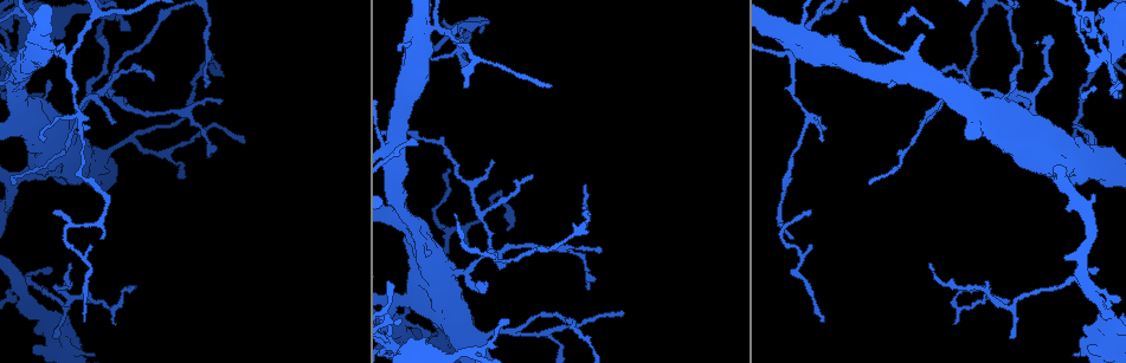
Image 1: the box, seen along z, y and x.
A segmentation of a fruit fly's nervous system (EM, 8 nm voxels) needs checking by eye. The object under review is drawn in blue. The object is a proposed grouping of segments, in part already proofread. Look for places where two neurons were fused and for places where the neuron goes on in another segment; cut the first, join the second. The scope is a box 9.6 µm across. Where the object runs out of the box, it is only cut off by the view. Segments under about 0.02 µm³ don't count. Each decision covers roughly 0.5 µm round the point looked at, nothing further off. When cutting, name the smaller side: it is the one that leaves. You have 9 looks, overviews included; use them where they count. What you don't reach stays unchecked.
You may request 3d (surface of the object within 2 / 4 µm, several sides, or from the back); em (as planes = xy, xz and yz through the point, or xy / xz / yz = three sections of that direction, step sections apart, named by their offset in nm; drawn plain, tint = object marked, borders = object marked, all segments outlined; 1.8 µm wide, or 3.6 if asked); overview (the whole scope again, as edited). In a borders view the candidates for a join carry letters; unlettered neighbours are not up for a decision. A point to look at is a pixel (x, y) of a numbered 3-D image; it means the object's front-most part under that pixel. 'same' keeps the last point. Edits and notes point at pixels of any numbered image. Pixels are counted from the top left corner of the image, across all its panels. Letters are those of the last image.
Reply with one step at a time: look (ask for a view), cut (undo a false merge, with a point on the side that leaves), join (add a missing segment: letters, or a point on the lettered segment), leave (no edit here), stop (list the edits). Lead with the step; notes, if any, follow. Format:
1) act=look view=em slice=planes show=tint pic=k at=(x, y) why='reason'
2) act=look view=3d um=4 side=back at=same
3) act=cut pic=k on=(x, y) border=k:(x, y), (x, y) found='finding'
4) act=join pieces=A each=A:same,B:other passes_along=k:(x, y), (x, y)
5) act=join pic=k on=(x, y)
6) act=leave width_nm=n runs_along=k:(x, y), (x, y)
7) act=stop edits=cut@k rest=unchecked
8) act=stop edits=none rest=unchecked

act=look view=em slice=planes show=borders pic=1 at=(442, 23)

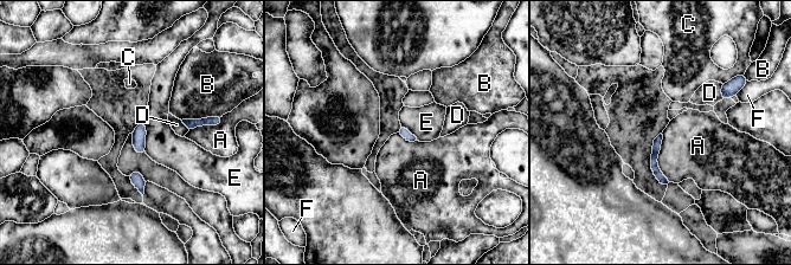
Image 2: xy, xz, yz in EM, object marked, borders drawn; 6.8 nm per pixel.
act=leave each=A:other,B:other,C:other,D:other,E:other,F:other runs_along=2:(660, 137), (654, 167), (664, 181) found='one neuron here'

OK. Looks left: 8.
act=look view=3d um=4 pic=1 at=(446, 29) why='branch point'

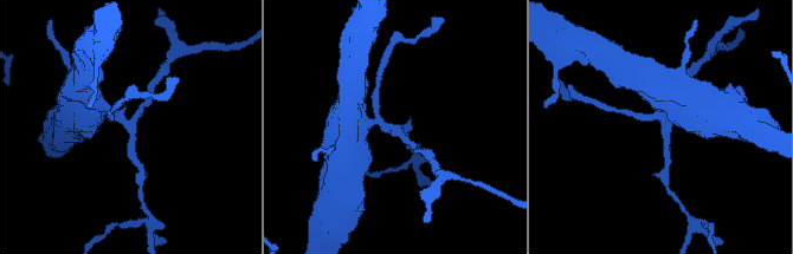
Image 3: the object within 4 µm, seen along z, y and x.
act=look view=em slice=planes show=tint pic=3 at=(663, 121)

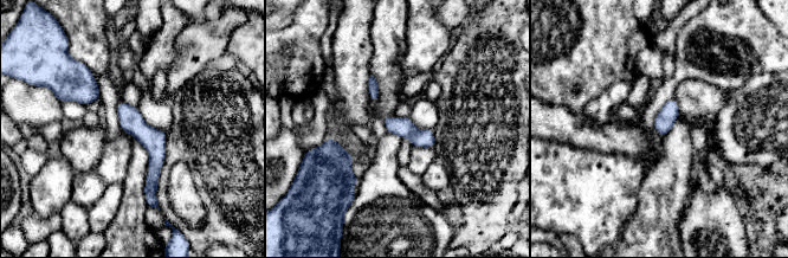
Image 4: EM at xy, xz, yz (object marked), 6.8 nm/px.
act=look view=em slice=planes show=borders at=same why='what lies round it'

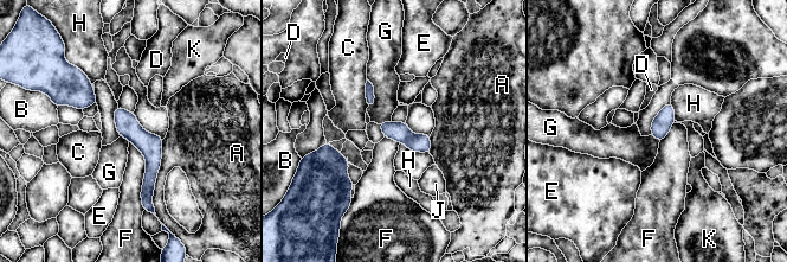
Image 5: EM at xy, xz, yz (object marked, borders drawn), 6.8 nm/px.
act=leave each=A:other,B:other,C:other,D:other,E:other,F:other,G:other,H:other,J:other,K:other arms=4 found='continuous, no second neuron'

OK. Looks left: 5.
act=look view=em slice=planes show=borders pic=1 at=(1016, 89) why='arms part here'

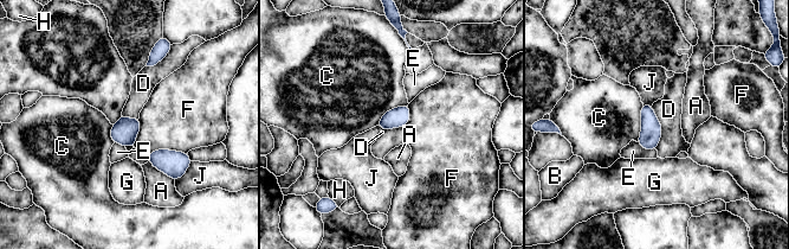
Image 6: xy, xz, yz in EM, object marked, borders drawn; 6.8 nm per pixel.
act=leave width_nm=140 longest_contact=D:300nm each=A:other,B:other,C:other,D:other,E:other,F:other,G:other,H:other,J:other found='one neuron here'

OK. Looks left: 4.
act=look view=em um=3.6 slice=planes show=plain pic=1 at=(47, 142) why='calibre changes'

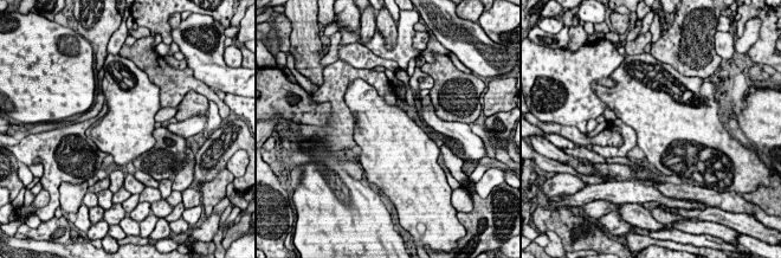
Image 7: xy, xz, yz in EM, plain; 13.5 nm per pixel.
act=look view=em um=3.6 slice=planes show=tint at=same why='where the object lies'

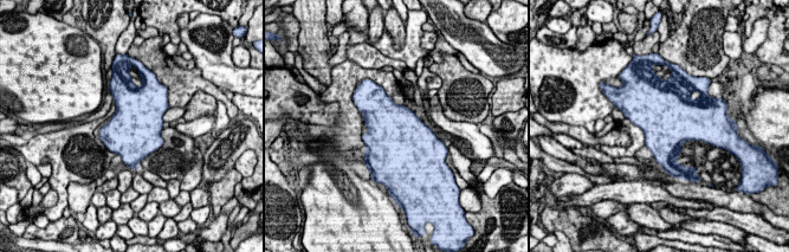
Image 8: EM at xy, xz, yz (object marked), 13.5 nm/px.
act=look view=em um=3.6 slice=planes show=borders at=same

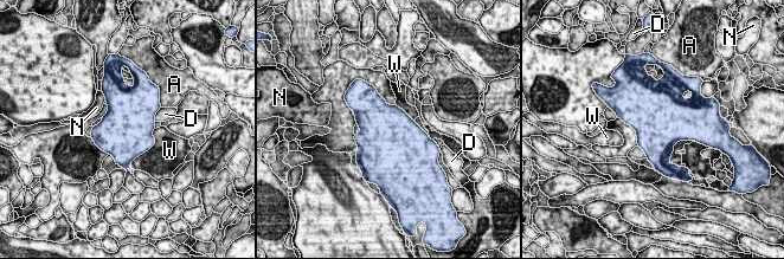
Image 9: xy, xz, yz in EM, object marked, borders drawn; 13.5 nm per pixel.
act=leave width_nm=750 each=A:other,D:other,N:other,W:other found='continuous, no second neuron'

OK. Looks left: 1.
act=stop edits=none rest=unchecked

